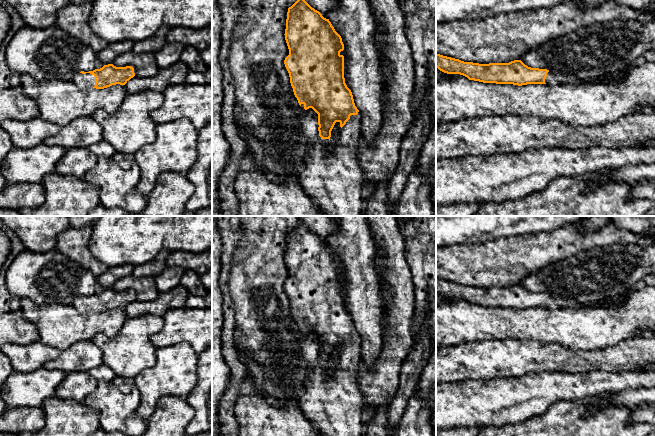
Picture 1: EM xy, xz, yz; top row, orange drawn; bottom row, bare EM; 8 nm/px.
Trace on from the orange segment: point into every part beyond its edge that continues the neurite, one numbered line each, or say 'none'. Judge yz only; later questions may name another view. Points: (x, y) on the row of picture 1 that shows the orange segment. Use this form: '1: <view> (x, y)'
1: yz (552, 78)

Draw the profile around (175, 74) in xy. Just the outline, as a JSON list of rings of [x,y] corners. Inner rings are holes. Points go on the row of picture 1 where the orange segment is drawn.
[[[179,60],[165,69],[160,69],[153,77],[134,76],[124,86],[127,94],[146,91],[163,93],[171,84],[183,84],[188,72],[188,66]]]

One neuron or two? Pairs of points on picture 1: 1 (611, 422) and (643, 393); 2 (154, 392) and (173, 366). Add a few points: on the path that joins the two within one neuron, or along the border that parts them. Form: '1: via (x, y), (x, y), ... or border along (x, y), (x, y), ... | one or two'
1: border along (604, 407), (624, 405), (630, 409) | two
2: via (154, 386), (168, 372) | one

